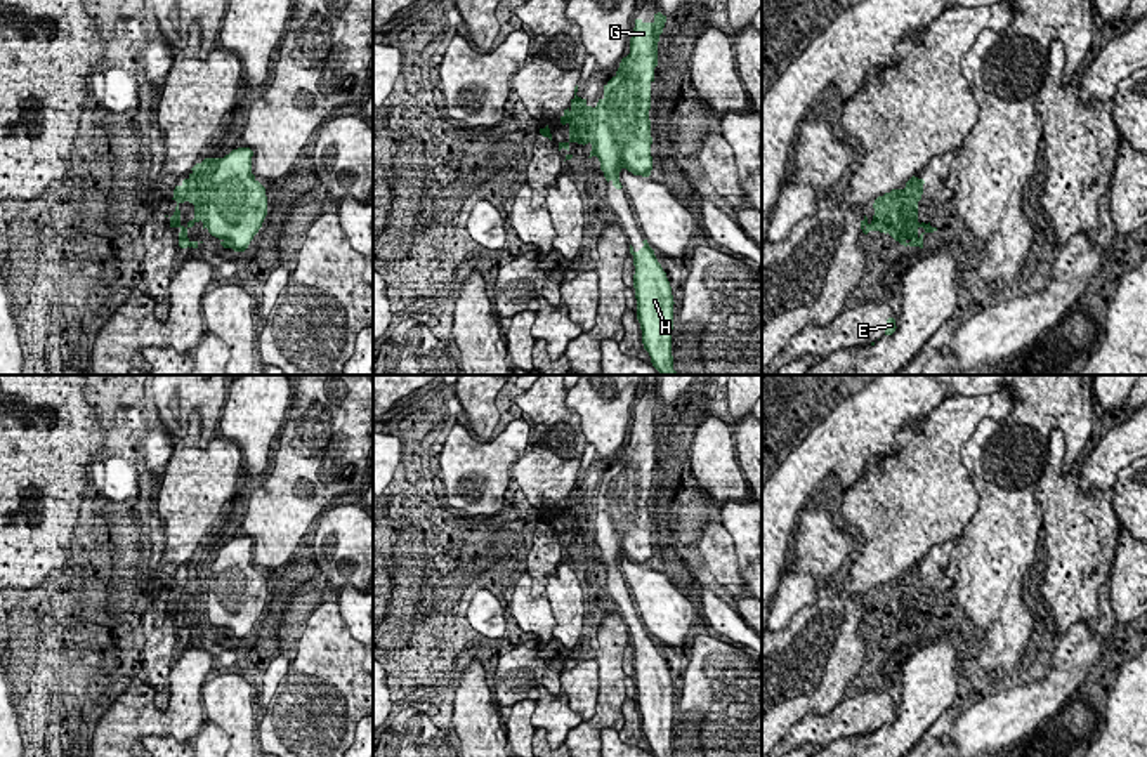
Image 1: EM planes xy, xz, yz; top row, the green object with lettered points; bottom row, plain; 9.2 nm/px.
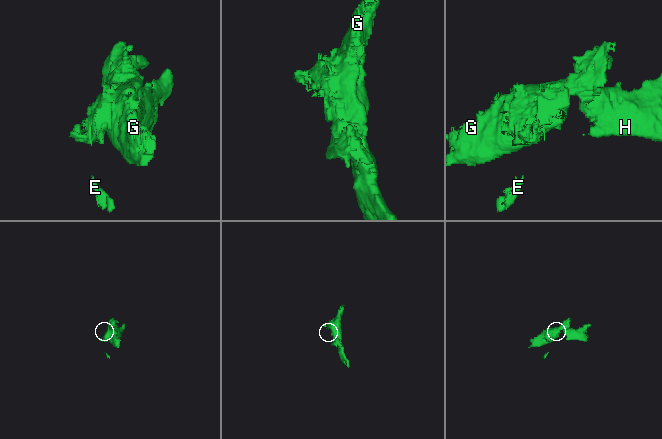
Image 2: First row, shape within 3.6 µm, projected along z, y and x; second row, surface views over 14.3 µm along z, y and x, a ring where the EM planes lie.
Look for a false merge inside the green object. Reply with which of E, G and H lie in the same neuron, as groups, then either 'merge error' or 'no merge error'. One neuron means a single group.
E / G H; merge error

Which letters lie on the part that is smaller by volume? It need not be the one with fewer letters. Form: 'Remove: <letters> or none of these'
Remove: E

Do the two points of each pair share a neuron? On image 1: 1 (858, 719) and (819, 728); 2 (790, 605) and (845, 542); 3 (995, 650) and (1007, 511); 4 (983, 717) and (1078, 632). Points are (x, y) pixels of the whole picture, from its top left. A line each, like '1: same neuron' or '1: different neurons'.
1: same neuron
2: same neuron
3: same neuron
4: same neuron

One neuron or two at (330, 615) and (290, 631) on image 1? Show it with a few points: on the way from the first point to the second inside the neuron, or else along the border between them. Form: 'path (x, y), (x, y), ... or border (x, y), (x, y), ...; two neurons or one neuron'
path (320, 625), (314, 631), (301, 631); one neuron

